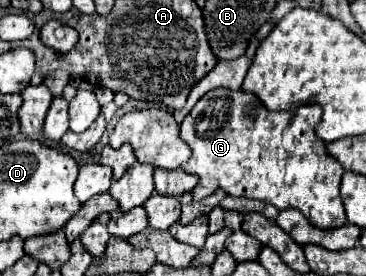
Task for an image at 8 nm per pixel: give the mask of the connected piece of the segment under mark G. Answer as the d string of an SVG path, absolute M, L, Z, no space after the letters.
M215 88L207 92L181 122L181 138L191 148L191 158L181 168L199 176L193 188L195 200L203 200L217 188L223 188L231 196L257 198L279 210L297 208L313 226L323 230L347 222L339 198L341 164L329 158L325 142L317 138L307 122L297 122L295 116L287 116L283 122L281 112L265 110L255 94L241 88Z

